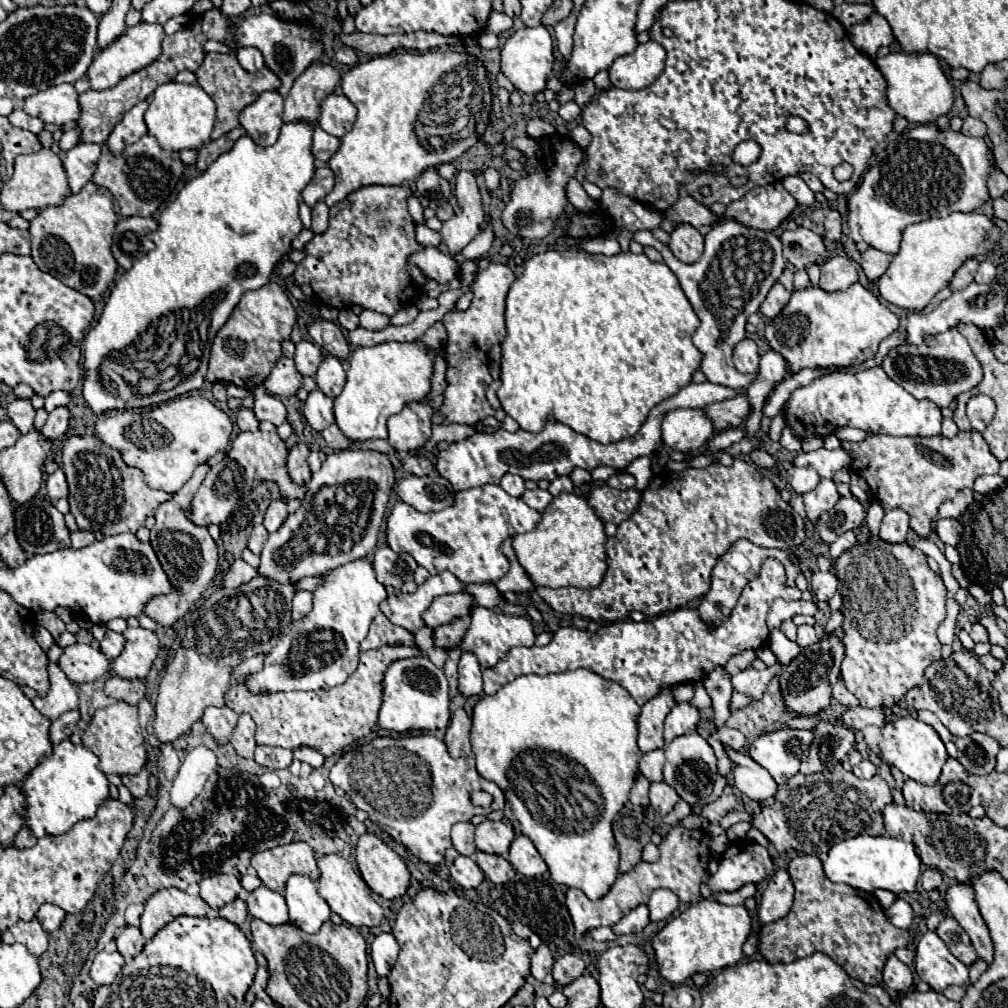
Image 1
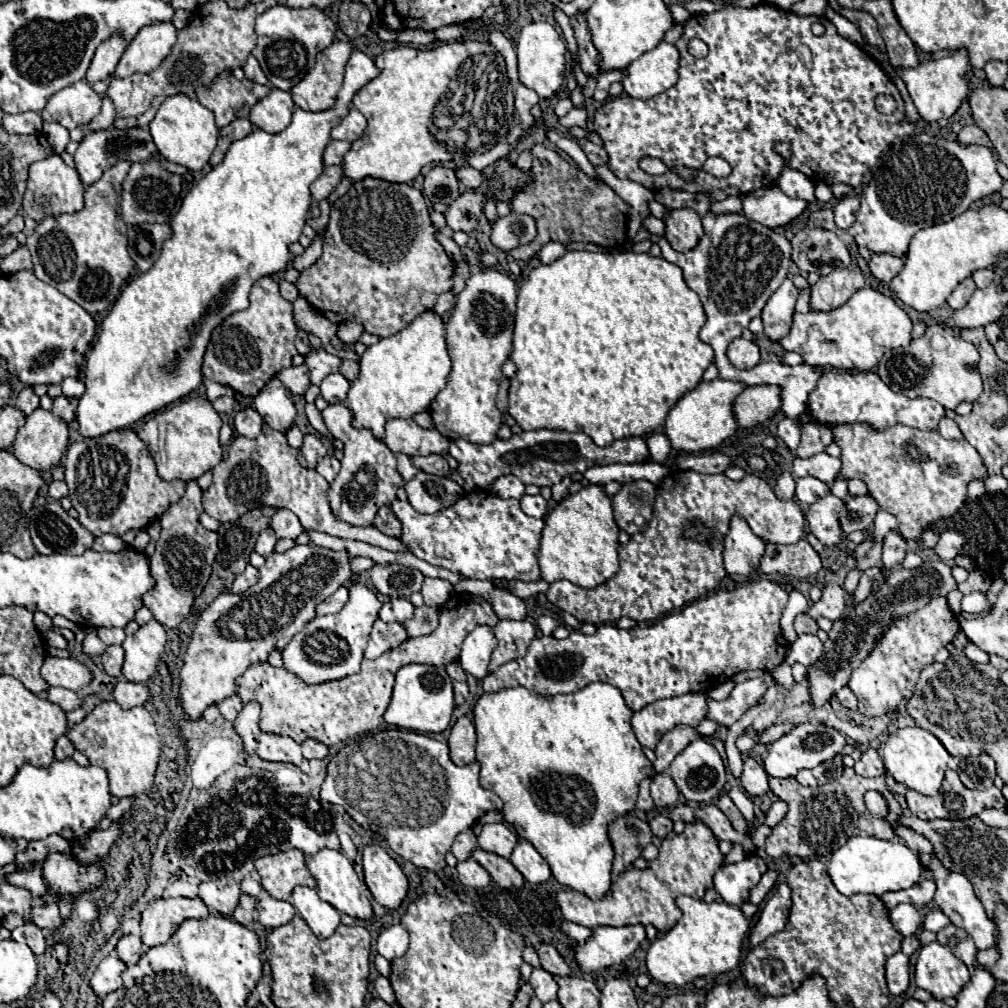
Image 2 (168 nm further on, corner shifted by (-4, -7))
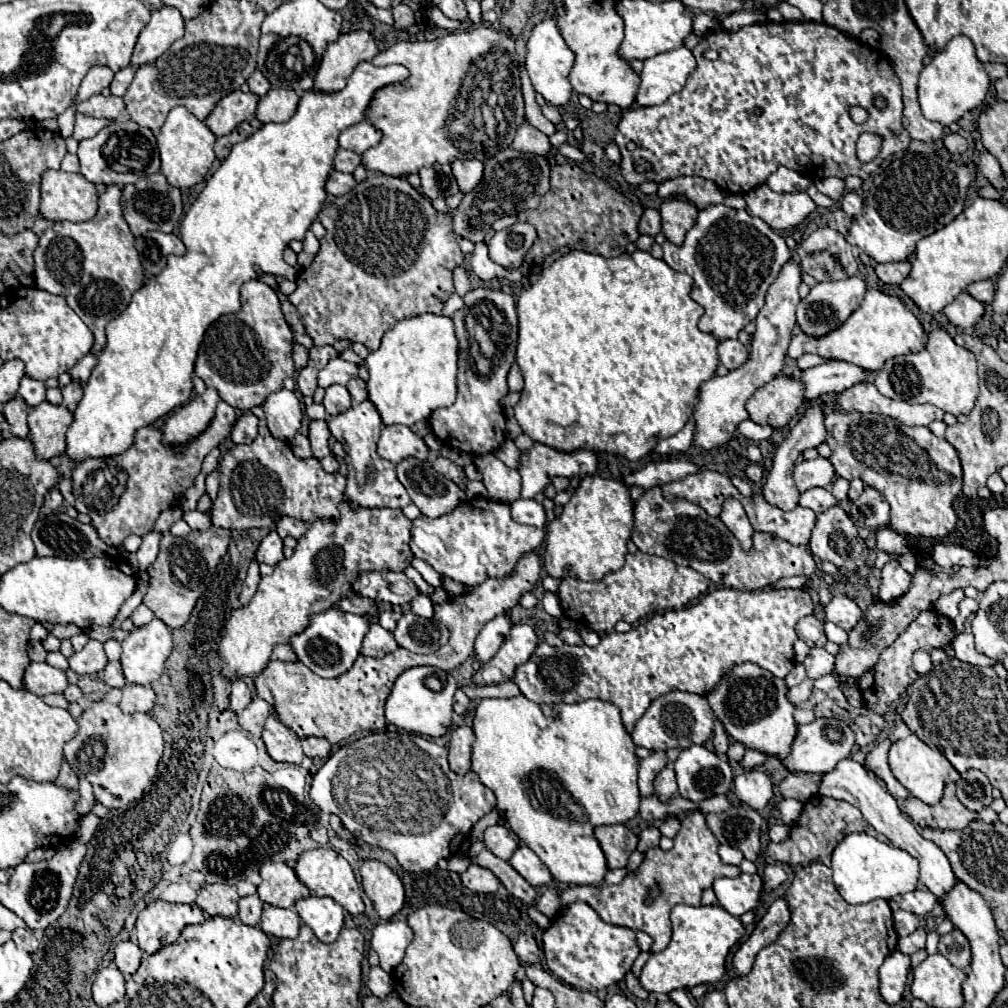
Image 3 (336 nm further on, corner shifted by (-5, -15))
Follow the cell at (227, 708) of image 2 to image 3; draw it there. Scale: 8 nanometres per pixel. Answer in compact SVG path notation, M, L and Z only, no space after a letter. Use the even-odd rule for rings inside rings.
M235 680L233 686L231 686L231 696L229 696L229 700L231 700L231 706L229 706L231 712L241 714L247 708L247 704L251 702L251 698L253 698L251 688L243 680Z

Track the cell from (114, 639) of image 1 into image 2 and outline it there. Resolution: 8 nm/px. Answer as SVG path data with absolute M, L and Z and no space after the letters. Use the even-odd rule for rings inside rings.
M108 646L106 652L102 654L102 666L104 672L118 678L122 674L122 664L124 664L124 650L122 646Z

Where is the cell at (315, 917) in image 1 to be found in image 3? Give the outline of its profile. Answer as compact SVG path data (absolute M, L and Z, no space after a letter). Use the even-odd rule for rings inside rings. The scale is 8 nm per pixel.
M301 898L295 904L301 920L315 932L321 942L335 942L343 928L343 908L331 898Z

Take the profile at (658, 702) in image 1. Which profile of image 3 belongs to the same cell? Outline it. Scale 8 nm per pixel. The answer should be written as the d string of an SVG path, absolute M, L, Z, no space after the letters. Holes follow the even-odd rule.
M675 690L665 696L659 696L649 706L643 718L635 724L635 730L631 732L631 736L635 746L643 746L647 750L669 750L675 746L689 748L691 744L703 744L713 734L713 722L715 722L715 716L705 696Z

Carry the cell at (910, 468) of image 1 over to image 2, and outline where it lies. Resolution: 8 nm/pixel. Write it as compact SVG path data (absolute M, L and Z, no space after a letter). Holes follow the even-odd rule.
M852 422L852 424L834 424L830 426L834 442L842 450L842 470L844 478L860 478L866 482L868 492L878 500L882 510L894 514L900 522L900 532L906 540L918 540L922 532L942 518L952 516L966 500L966 486L972 480L988 476L984 462L976 448L972 448L965 439L946 440L938 430L916 430L904 424L890 426L886 430L876 430L870 424Z

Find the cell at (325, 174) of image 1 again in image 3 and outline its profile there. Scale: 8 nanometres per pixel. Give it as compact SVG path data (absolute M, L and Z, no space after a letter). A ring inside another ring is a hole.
M331 172L331 174L329 174L329 180L327 180L325 190L327 190L327 194L331 194L331 196L343 196L343 194L351 192L351 190L355 188L355 184L357 184L357 182L353 180L353 176L351 176L351 174Z

